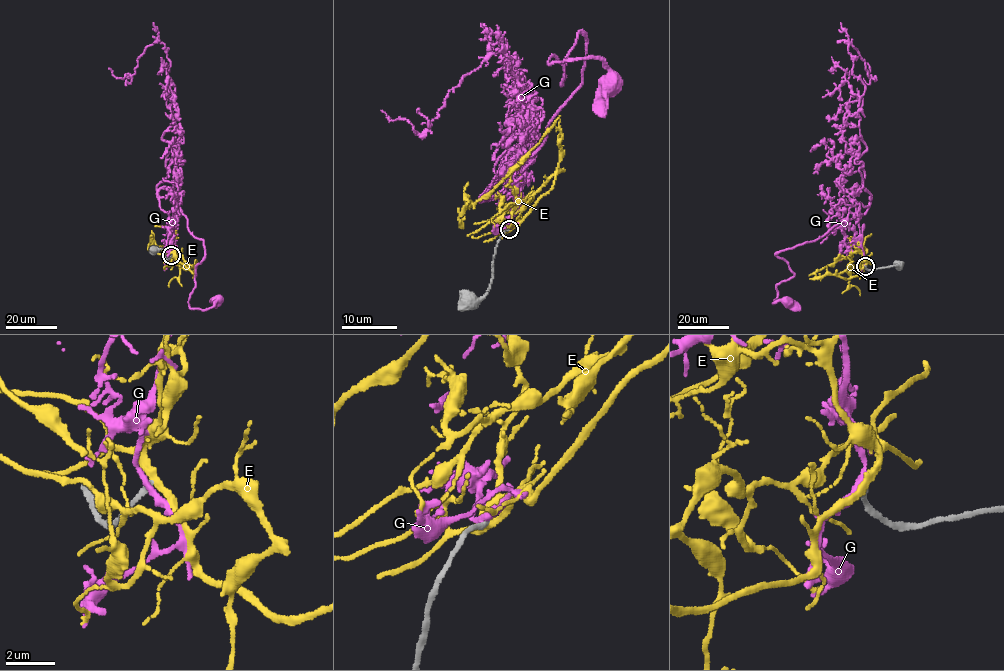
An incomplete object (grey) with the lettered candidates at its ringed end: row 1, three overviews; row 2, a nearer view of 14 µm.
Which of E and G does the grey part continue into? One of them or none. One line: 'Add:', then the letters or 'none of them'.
Add: none of them

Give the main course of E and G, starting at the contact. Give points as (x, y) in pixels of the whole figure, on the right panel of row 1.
E: (865, 266), (866, 261), (857, 251), (839, 258), (848, 256), (857, 245), (861, 250), (863, 248)
G: (865, 266), (855, 231), (847, 220), (838, 222), (775, 254), (794, 274), (777, 285), (772, 303), (787, 301)

